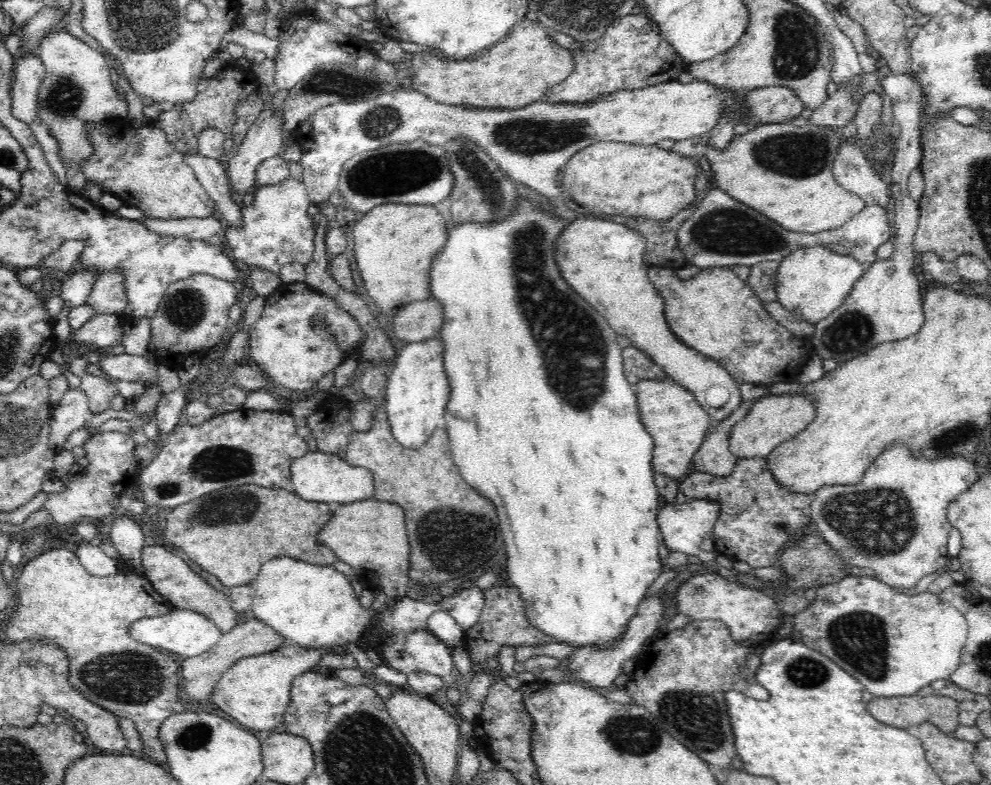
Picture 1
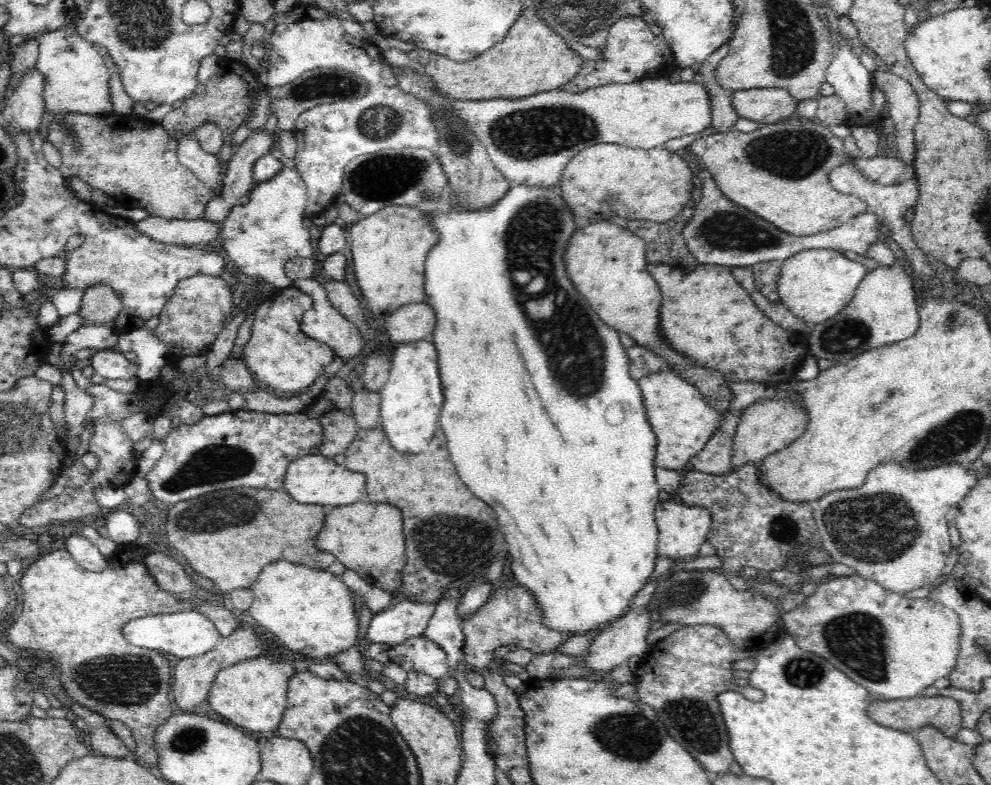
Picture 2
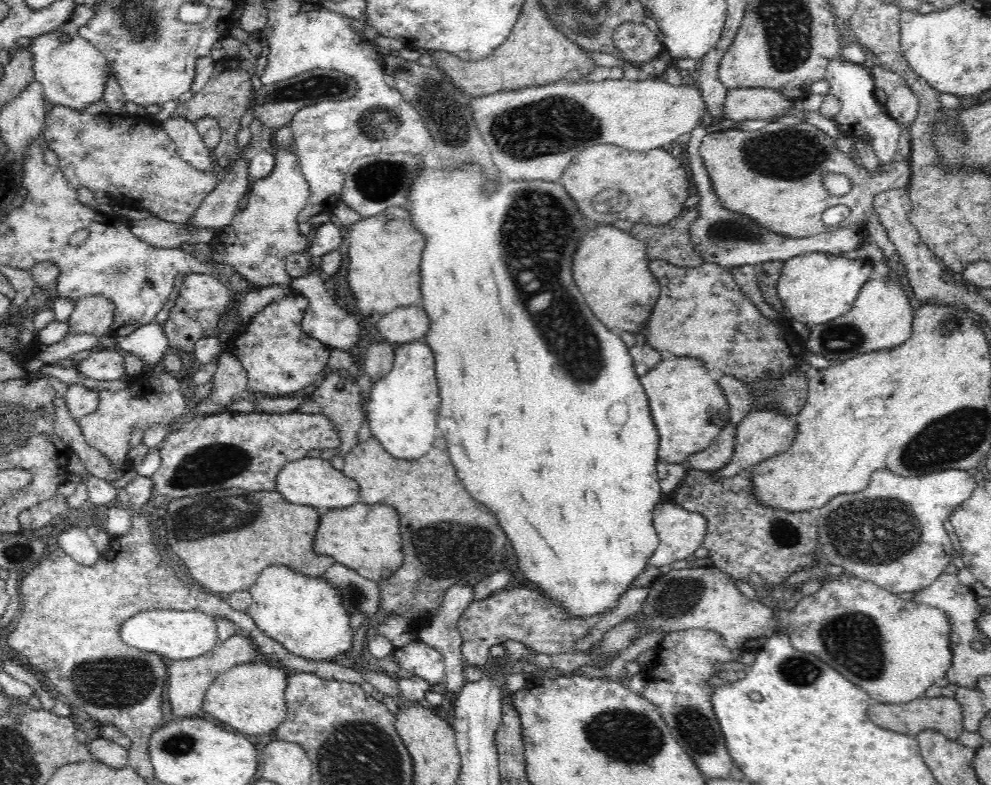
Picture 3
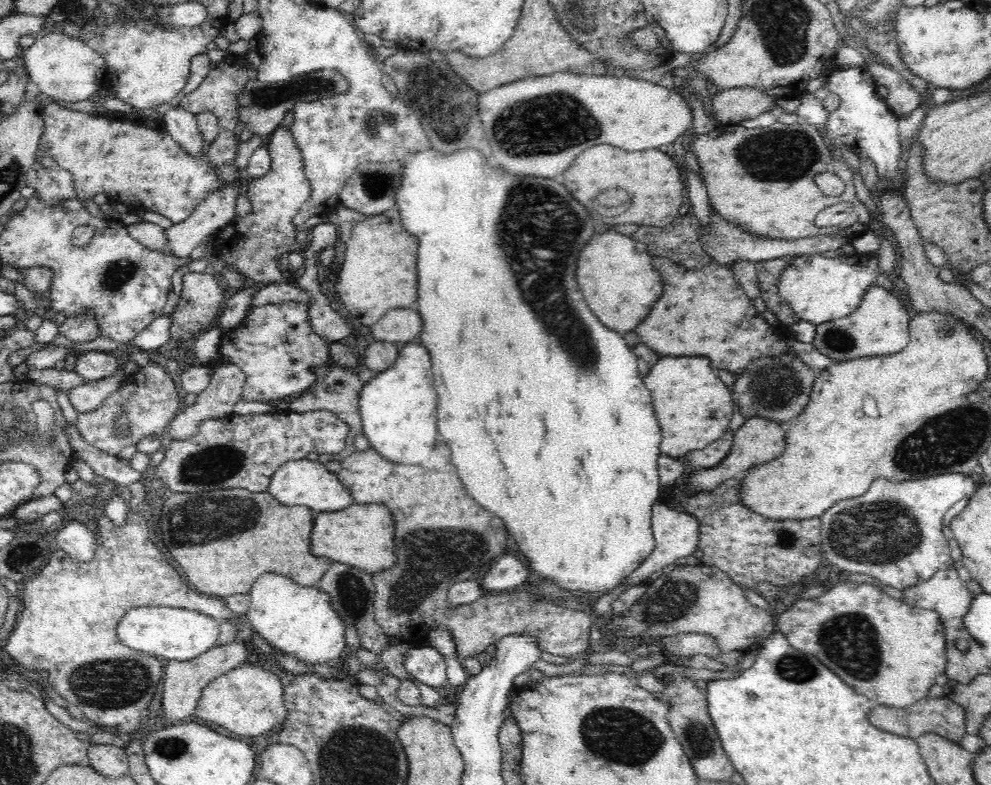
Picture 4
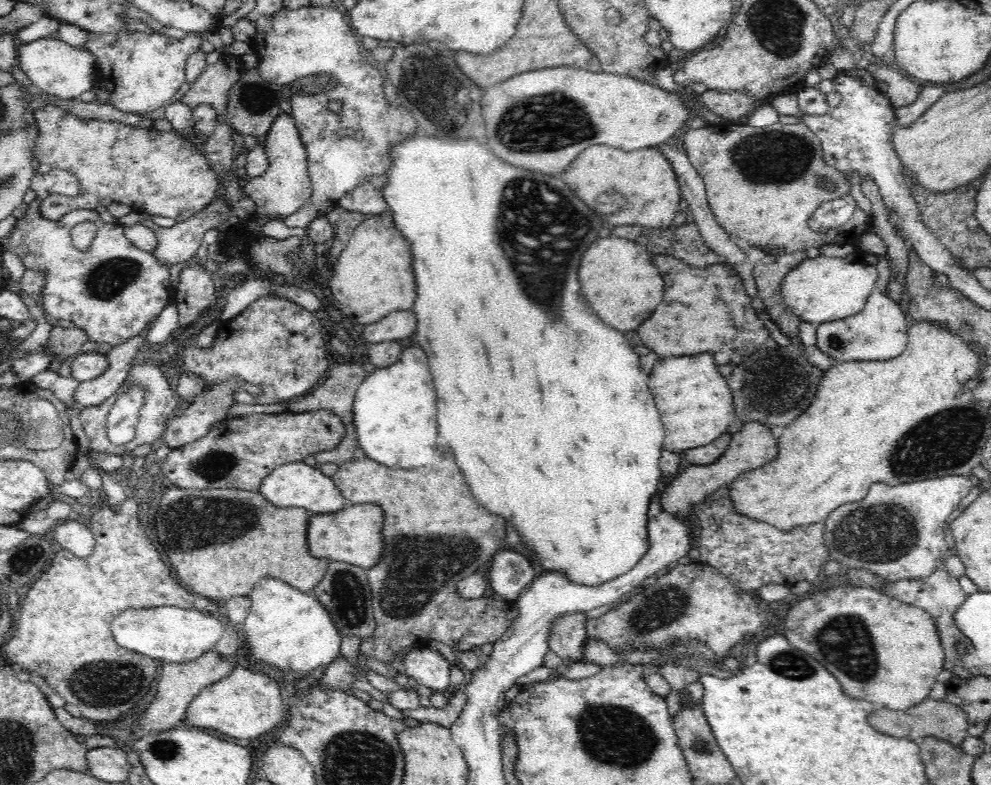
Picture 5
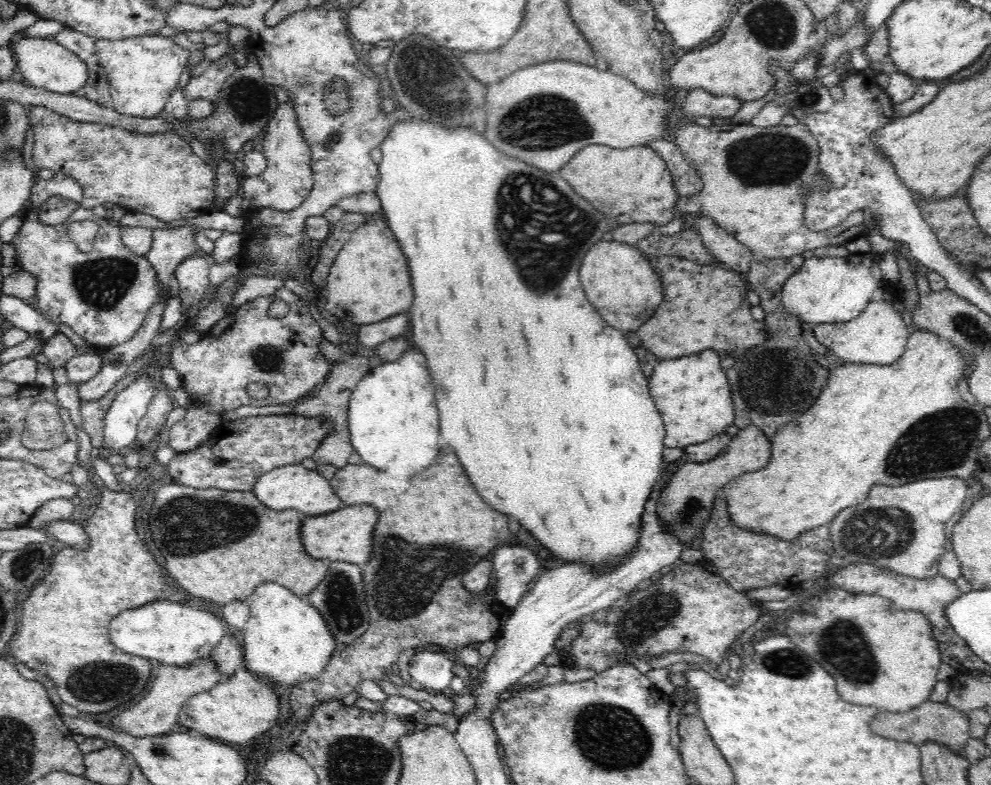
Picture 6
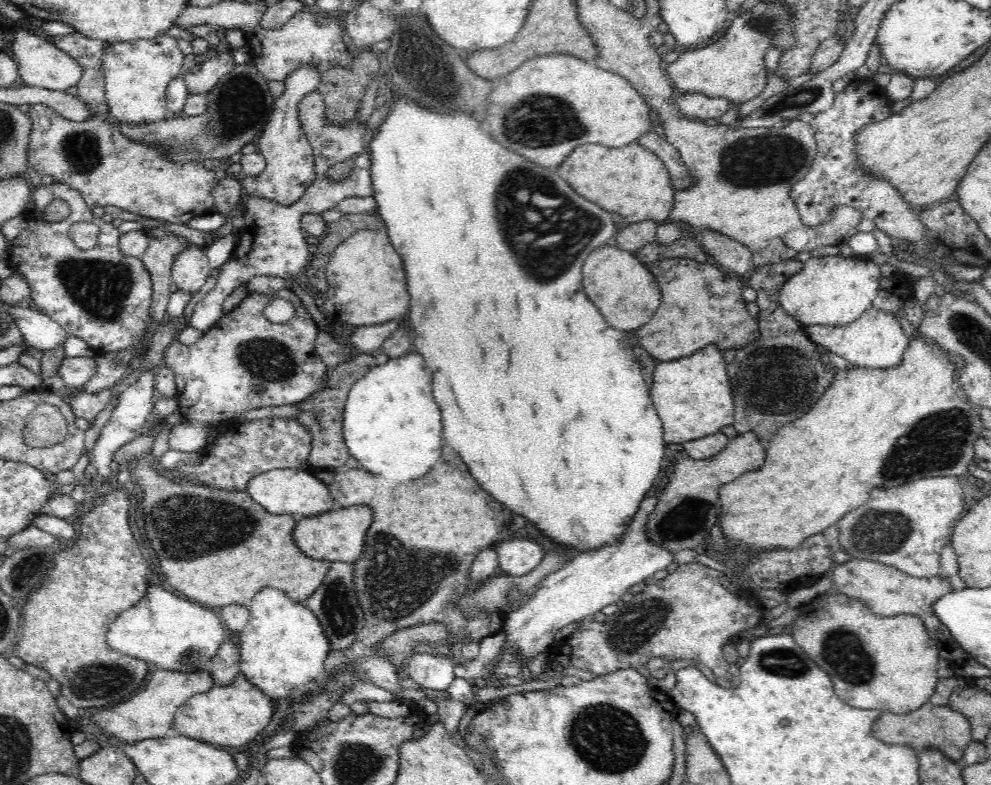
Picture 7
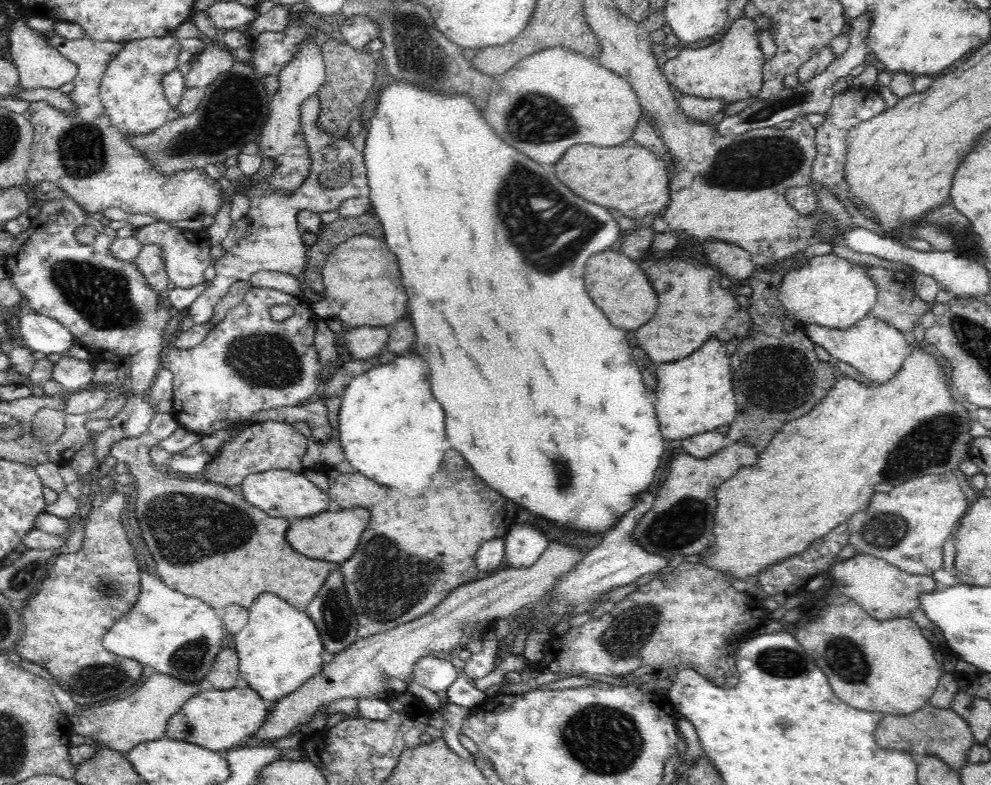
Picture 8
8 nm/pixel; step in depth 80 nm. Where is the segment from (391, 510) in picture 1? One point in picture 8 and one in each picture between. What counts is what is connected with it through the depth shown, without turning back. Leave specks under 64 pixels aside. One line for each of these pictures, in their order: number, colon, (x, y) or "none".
2: (366, 537)
3: (364, 537)
4: (360, 535)
5: (353, 535)
6: (344, 535)
7: (336, 536)
8: (331, 535)

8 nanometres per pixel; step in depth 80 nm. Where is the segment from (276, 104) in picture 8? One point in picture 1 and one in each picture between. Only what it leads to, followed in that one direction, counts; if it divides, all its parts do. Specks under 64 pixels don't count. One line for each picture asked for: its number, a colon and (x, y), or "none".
1: (276, 229)
2: (261, 236)
3: (260, 237)
4: (252, 245)
5: (285, 186)
6: (288, 178)
7: (289, 170)

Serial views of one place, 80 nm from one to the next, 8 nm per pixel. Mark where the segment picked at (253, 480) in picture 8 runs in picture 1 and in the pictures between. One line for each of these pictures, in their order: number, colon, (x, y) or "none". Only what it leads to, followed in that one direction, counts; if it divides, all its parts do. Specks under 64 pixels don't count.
1: (317, 477)
2: (313, 479)
3: (310, 481)
4: (302, 482)
5: (298, 484)
6: (294, 487)
7: (297, 491)

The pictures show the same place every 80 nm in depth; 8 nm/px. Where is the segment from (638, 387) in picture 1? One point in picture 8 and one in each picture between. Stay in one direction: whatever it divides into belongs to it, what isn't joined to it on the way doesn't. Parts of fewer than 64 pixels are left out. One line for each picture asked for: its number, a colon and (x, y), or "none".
2: (683, 421)
3: (690, 409)
4: (694, 408)
5: (695, 404)
6: (692, 394)
7: (693, 397)
8: (695, 394)

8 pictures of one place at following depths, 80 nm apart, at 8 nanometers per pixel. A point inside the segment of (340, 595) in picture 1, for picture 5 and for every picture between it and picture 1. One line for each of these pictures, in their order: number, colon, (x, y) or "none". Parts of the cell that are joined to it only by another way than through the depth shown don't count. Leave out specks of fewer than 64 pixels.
2: (310, 611)
3: (304, 613)
4: (296, 620)
5: (289, 629)

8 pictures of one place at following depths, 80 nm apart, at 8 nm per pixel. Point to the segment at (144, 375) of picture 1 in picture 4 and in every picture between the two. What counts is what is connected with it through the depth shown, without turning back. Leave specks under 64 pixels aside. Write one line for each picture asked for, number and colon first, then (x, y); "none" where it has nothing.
2: (108, 363)
3: (106, 364)
4: (92, 365)

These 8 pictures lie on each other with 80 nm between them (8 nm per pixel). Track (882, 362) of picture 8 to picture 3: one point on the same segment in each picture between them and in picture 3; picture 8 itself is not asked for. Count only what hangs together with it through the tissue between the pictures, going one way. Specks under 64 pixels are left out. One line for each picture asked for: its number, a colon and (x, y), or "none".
3: (881, 318)
4: (880, 325)
5: (879, 331)
6: (878, 336)
7: (876, 340)

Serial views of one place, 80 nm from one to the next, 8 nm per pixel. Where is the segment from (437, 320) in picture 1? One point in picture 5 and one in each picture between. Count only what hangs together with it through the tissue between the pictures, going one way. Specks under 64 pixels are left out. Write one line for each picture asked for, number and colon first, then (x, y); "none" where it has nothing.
2: (415, 321)
3: (406, 324)
4: (399, 326)
5: (395, 326)

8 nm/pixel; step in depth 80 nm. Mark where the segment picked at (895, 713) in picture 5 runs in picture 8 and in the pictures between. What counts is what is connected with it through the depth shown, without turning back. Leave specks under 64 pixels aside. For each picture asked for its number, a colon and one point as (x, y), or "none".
6: (939, 722)
7: (940, 727)
8: (941, 732)

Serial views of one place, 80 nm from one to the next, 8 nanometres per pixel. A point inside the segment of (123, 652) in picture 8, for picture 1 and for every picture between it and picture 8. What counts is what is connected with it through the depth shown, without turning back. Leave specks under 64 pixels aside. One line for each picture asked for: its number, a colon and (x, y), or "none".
1: (184, 633)
2: (186, 634)
3: (177, 634)
4: (176, 634)
5: (172, 634)
6: (174, 633)
7: (174, 633)

